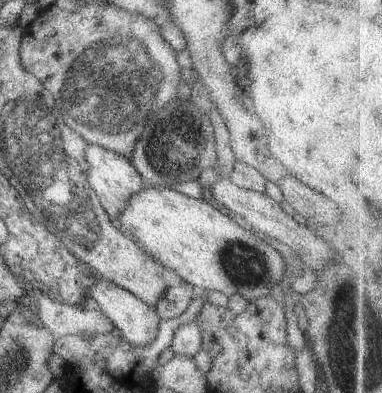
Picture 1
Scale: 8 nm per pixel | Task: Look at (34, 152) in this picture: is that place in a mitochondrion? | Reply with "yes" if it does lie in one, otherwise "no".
yes

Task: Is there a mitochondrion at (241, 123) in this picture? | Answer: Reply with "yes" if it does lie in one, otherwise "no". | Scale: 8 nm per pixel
no

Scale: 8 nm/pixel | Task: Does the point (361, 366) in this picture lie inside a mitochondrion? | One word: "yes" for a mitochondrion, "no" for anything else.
yes

